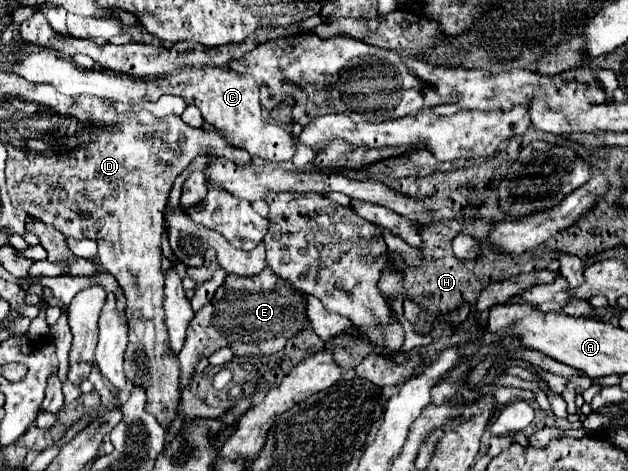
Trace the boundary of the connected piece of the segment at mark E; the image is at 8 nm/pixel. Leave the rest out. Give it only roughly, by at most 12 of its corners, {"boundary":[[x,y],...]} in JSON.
{"boundary":[[269,267],[227,275],[179,351],[271,355],[307,327],[297,289]]}

